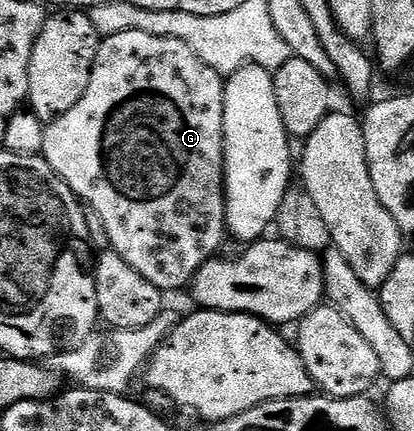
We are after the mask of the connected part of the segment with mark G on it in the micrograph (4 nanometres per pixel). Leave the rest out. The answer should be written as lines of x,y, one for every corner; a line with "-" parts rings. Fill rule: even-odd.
130,31
130,32
129,32
129,33
117,33
117,34
116,34
116,35
108,35
108,36
106,36
106,38
104,38
104,39
103,39
103,40
102,40
102,42
100,42
100,44
99,44
99,52
98,52
98,53
97,53
97,57
96,57
96,58
95,58
95,64
94,64
94,65
93,65
93,69
92,69
92,70
91,70
91,80
90,80
90,81
89,81
89,89
85,89
85,97
81,97
81,101
77,101
77,105
73,105
73,109
69,109
69,113
65,113
65,114
64,114
64,115
62,115
62,116
61,116
61,117
57,117
57,118
56,118
56,119
52,119
52,120
50,120
50,122
48,122
48,123
47,123
47,124
46,124
46,126
44,126
44,129
43,129
43,132
44,132
44,133
45,133
45,145
44,145
44,146
43,146
43,150
42,150
42,152
41,152
41,154
42,154
42,156
43,156
43,158
44,158
44,159
46,159
46,161
47,161
47,163
48,163
48,165
50,165
50,166
51,166
51,167
52,167
52,169
53,169
53,170
54,170
54,171
56,171
56,173
58,173
58,174
59,174
59,175
60,175
60,177
62,177
62,178
63,178
63,180
64,180
64,181
66,181
66,183
67,183
67,184
68,184
68,185
69,185
69,189
70,189
70,190
71,190
71,192
72,192
72,193
74,193
74,194
75,194
75,197
76,197
76,199
78,199
78,200
80,200
80,201
82,201
82,202
83,202
83,203
84,203
84,204
86,204
86,206
87,206
87,207
88,207
88,208
90,208
90,210
93,210
93,211
95,211
95,212
96,212
96,213
97,213
97,217
101,217
101,221
102,221
102,222
103,222
103,224
104,224
104,225
105,225
105,233
106,233
106,234
107,234
107,242
108,242
108,244
109,244
109,247
110,247
110,250
112,250
112,251
115,251
115,252
117,252
117,254
119,254
119,255
120,255
120,256
121,256
121,257
122,257
122,258
123,258
123,259
124,259
124,260
125,260
125,261
129,261
129,265
133,265
133,269
137,269
137,273
141,273
141,277
145,277
145,281
149,281
149,282
150,282
150,283
151,283
151,284
152,284
152,285
153,285
153,286
155,286
155,288
156,288
156,289
157,289
157,290
159,290
159,291
161,291
161,292
164,292
164,293
170,293
170,291
179,291
179,290
181,290
181,289
182,289
182,287
183,287
183,290
184,290
184,288
186,288
186,287
187,287
187,286
188,286
188,284
190,284
190,282
191,282
191,279
192,279
192,278
193,278
193,277
194,277
194,275
195,275
195,274
196,274
196,273
197,273
197,269
201,269
201,265
205,265
205,264
206,264
206,263
208,263
208,262
209,262
209,260
211,260
211,258
213,258
213,256
214,256
214,255
215,255
215,254
216,254
216,252
218,252
218,251
215,251
215,250
217,250
217,249
218,249
218,247
219,247
219,246
221,246
221,245
222,245
222,243
223,243
223,235
224,235
224,239
225,239
225,232
226,232
226,231
227,231
227,196
226,196
226,194
225,194
225,192
224,192
224,189
223,189
223,114
224,114
224,113
225,113
225,93
224,93
224,92
223,92
223,89
224,89
224,86
225,86
225,79
224,79
224,76
221,76
221,75
218,75
218,73
216,73
216,72
215,72
215,71
214,71
214,70
213,70
213,69
209,69
209,65
205,65
205,61
201,61
201,57
197,57
197,53
193,53
193,49
189,49
189,45
185,45
185,41
177,41
177,40
176,40
176,39
174,39
174,38
173,38
173,37
153,37
153,33
141,33
141,32
140,32
140,31

